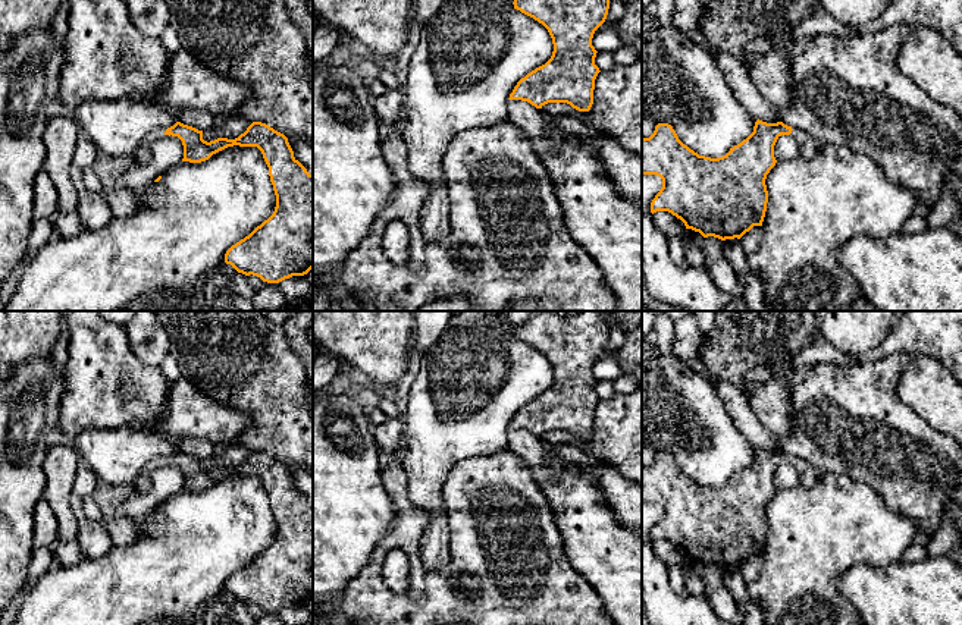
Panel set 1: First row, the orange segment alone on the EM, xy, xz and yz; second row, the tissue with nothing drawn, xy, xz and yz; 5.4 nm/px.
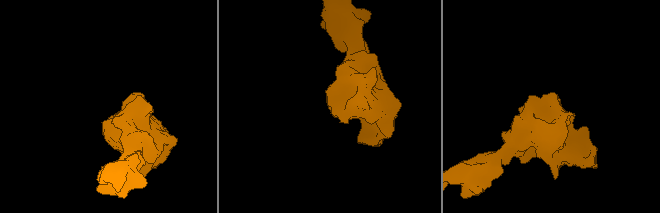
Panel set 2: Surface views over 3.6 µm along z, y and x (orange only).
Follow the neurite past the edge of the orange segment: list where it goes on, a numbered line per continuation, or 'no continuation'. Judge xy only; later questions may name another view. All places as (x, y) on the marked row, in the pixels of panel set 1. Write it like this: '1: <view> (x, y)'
1: xy (143, 154)

